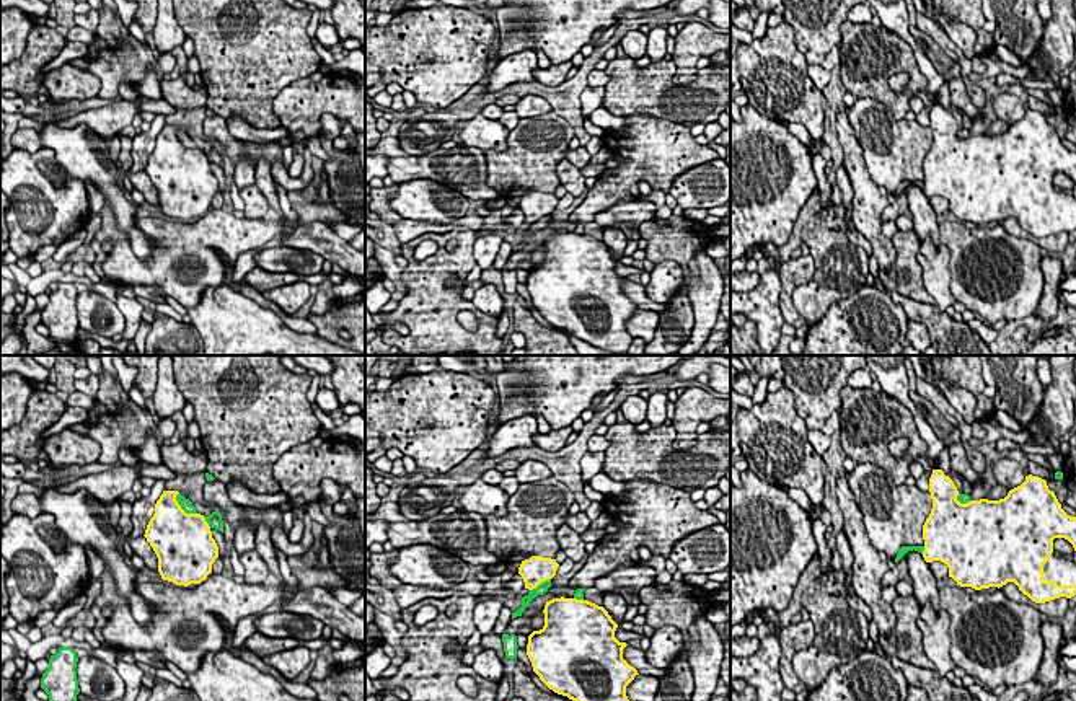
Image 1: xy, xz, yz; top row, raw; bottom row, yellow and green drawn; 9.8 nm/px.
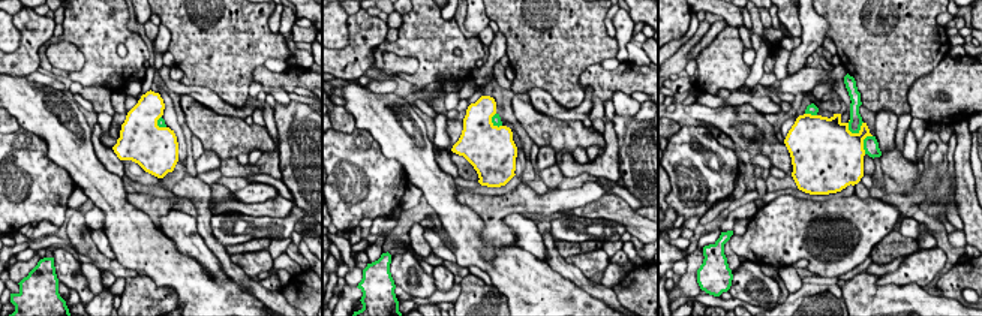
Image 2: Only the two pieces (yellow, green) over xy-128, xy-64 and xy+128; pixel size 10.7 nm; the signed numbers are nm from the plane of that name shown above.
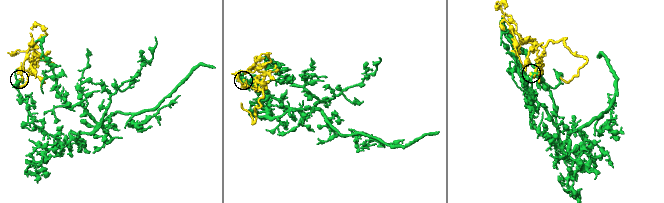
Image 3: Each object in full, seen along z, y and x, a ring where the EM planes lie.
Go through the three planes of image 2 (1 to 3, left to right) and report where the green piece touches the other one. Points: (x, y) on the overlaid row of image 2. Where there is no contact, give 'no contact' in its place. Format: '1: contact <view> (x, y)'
1: contact xy-128 (156, 125)
2: contact xy-64 (490, 120)
3: contact xy+128 (856, 134)

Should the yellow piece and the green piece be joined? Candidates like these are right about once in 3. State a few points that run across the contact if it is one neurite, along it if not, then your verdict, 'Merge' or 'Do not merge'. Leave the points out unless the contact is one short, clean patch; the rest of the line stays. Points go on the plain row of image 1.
Do not merge

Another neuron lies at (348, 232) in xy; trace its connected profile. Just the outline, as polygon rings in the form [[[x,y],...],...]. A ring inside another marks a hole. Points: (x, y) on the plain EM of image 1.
[[[328,222],[328,225],[331,227],[331,230],[341,236],[346,241],[352,241],[362,230],[365,230],[365,227],[362,225],[352,225],[352,223],[346,223],[346,222]]]

